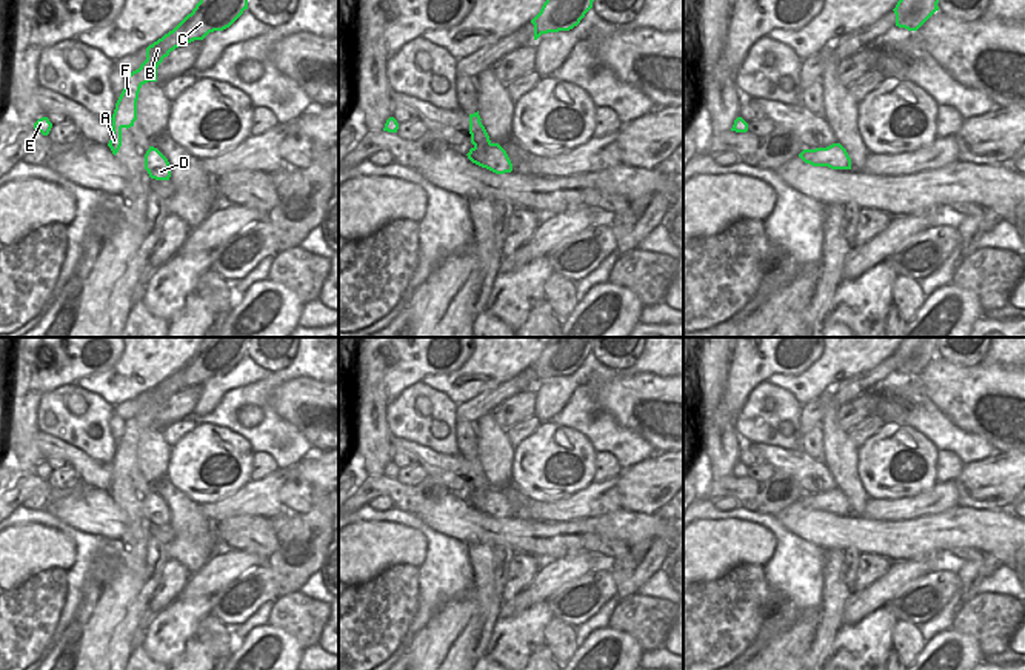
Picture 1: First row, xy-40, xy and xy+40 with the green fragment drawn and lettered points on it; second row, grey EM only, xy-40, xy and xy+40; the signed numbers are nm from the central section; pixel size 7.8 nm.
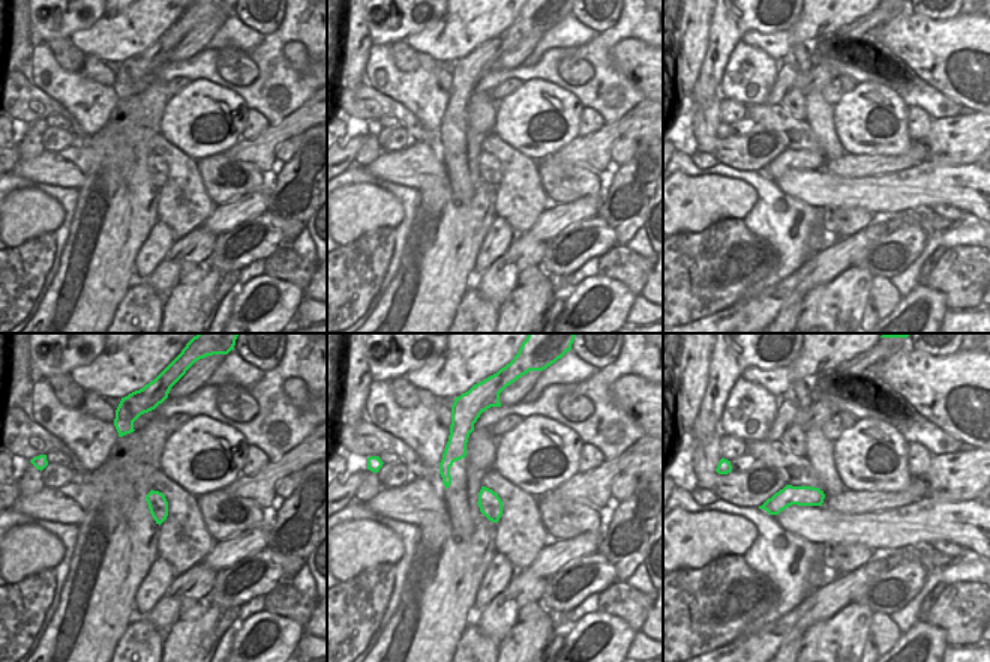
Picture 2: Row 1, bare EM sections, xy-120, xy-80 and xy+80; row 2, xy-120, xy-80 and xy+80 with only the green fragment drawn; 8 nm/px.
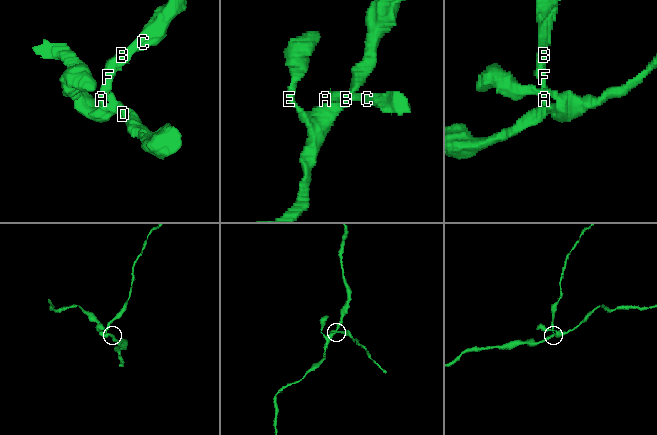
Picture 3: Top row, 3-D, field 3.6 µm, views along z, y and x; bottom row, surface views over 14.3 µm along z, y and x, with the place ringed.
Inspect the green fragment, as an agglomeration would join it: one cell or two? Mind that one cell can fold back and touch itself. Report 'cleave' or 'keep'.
cleave

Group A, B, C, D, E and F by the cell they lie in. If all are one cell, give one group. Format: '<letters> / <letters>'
A B C F / D E

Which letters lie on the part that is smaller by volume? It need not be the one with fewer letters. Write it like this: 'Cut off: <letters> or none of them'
Cut off: A, B, C, F

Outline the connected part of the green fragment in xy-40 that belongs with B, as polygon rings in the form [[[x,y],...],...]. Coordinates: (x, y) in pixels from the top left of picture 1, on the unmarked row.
[[[205,337],[191,359],[172,376],[146,393],[146,405],[139,414],[125,420],[125,433],[115,448],[112,482],[108,488],[115,501],[122,491],[122,474],[134,471],[140,433],[157,427],[157,413],[175,393],[203,385],[209,377],[229,373],[245,354],[251,337]]]

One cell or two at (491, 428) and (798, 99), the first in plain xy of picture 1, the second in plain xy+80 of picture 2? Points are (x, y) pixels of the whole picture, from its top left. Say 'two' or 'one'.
two

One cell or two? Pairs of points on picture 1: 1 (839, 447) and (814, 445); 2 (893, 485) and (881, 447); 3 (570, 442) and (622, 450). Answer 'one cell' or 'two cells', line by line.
1: two cells
2: one cell
3: two cells

